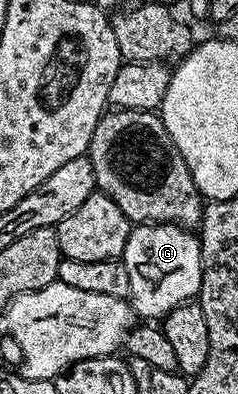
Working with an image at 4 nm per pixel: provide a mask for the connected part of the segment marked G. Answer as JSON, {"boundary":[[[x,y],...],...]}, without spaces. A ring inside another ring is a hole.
{"boundary":[[[147,222],[131,229],[120,261],[128,272],[128,301],[139,319],[161,320],[168,312],[191,301],[202,289],[202,243],[190,234],[193,233],[187,227],[177,226],[175,222]]]}

